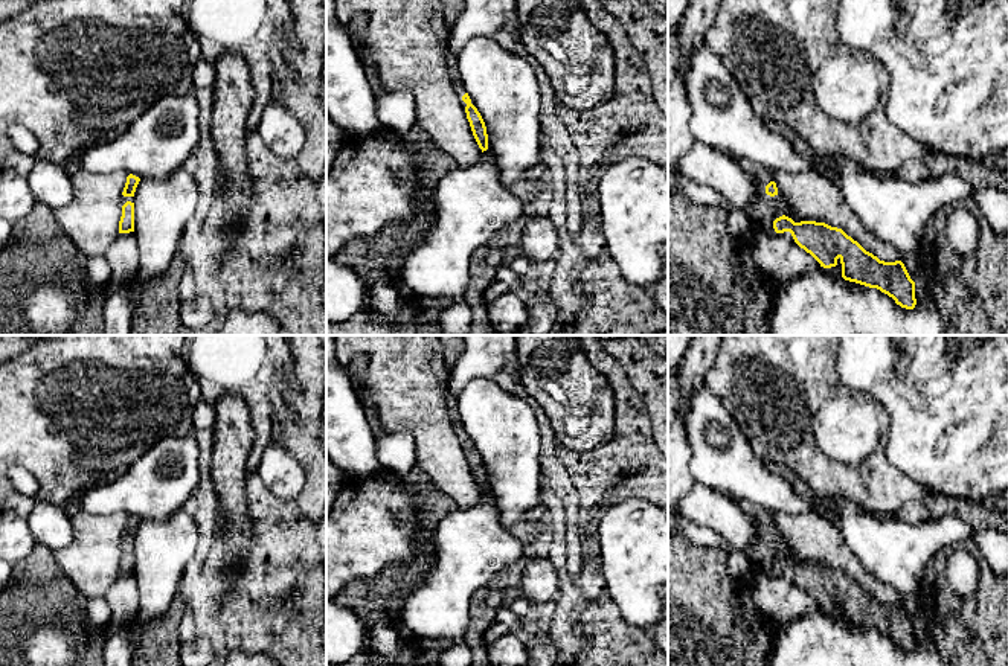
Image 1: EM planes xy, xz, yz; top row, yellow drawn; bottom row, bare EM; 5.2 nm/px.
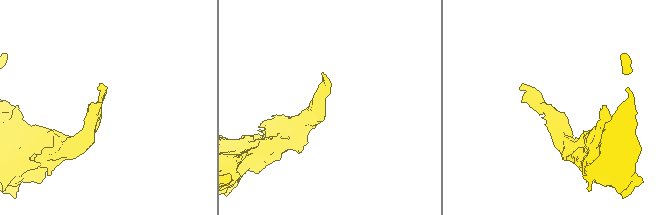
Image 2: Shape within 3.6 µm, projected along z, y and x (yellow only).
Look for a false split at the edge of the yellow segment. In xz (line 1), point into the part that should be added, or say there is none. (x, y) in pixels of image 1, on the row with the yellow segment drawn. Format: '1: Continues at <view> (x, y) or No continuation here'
1: Continues at xz (452, 60)

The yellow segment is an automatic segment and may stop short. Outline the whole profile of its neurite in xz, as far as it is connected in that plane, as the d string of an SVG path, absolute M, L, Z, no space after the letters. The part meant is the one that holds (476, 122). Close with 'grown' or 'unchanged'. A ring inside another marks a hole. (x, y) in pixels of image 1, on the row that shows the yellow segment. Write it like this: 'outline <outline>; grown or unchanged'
outline M447 50L445 59L447 59L447 72L450 75L453 90L462 101L462 107L467 113L467 119L470 122L473 136L483 152L488 149L488 134L486 134L485 122L464 87L459 67L457 67L457 56L453 55L450 50Z; grown

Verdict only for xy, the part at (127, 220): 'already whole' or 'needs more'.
needs more

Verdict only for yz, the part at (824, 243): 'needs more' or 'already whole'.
already whole

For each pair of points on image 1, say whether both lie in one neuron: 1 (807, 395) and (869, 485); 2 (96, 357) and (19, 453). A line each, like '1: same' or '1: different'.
1: same
2: same

